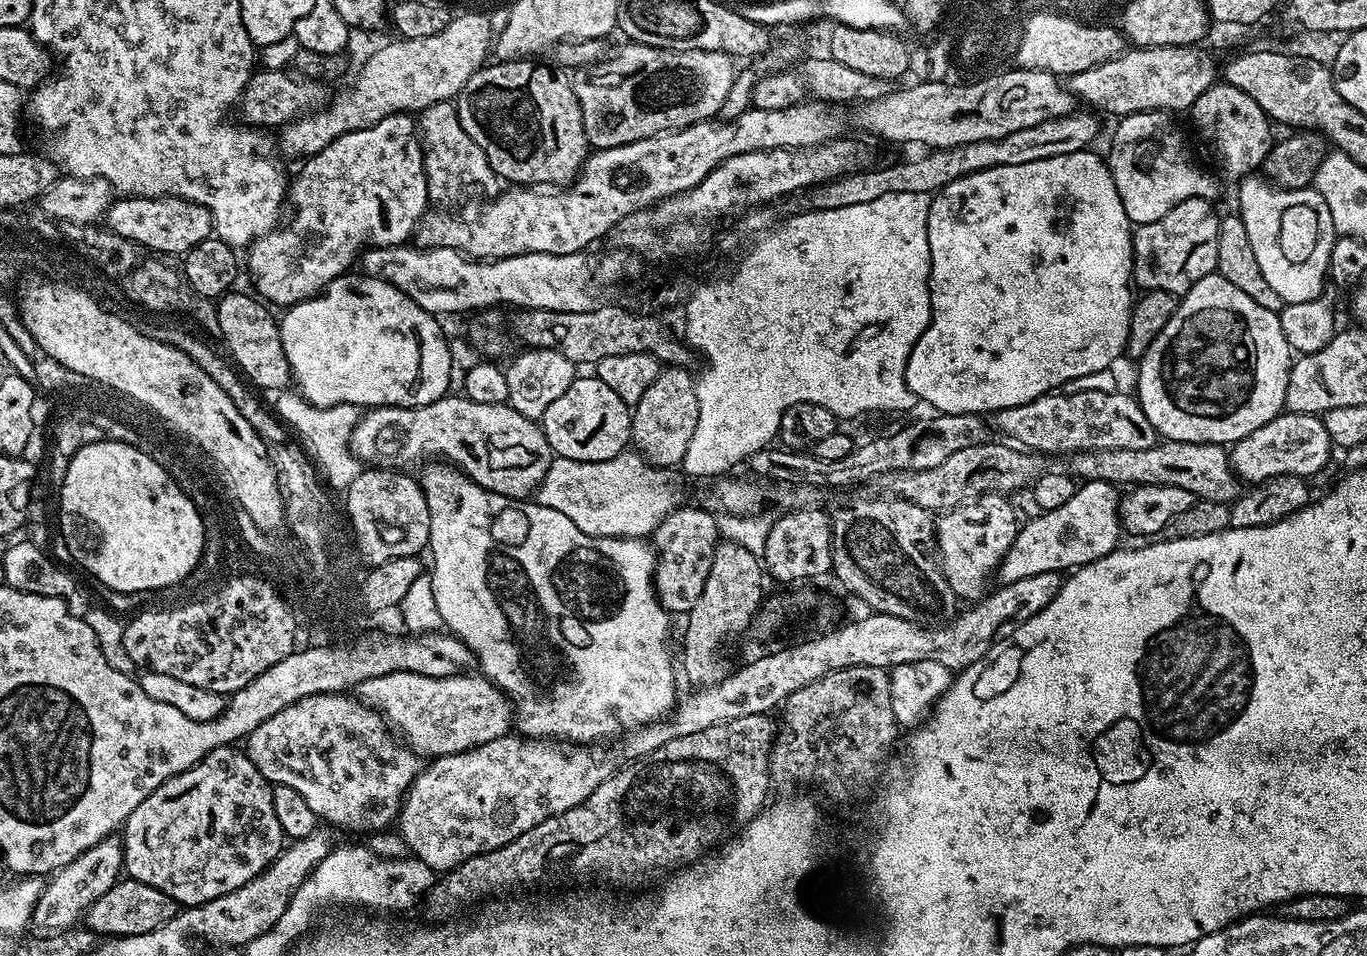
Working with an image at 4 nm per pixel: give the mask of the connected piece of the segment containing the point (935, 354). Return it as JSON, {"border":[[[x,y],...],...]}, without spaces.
{"border":[[[1085,150],[1074,154],[1061,154],[1059,158],[1042,158],[1042,162],[1022,162],[1022,166],[994,166],[990,170],[978,170],[978,174],[966,174],[932,196],[928,215],[928,289],[932,317],[918,342],[914,342],[910,358],[906,362],[906,386],[910,386],[917,401],[924,403],[925,400],[937,413],[995,414],[1003,408],[1022,406],[1034,402],[1039,396],[1055,393],[1074,378],[1112,368],[1115,360],[1120,355],[1125,355],[1134,303],[1133,289],[1130,287],[1133,283],[1133,229],[1126,210],[1123,209],[1109,165],[1101,158],[1100,161],[1094,153],[1095,151]]]}

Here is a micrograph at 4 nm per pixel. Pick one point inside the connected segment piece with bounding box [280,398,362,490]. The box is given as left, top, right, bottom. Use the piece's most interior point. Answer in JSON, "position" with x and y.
{"position":[327,436]}

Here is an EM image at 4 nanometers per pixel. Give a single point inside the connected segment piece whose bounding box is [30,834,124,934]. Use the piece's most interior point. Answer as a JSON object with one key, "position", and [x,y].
{"position":[63,902]}

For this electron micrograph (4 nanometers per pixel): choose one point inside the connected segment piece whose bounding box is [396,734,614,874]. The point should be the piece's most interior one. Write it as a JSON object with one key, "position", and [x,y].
{"position":[461,805]}

